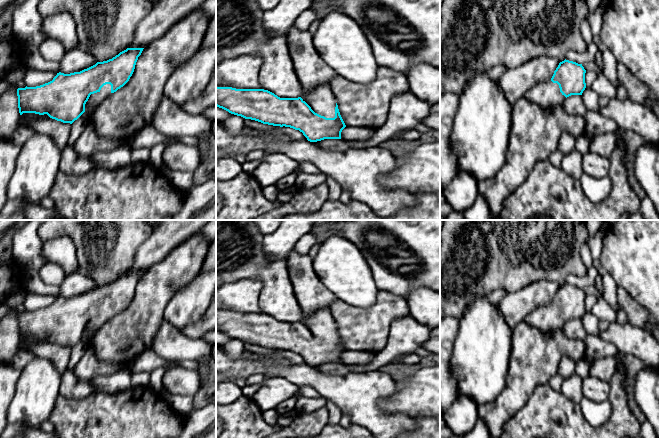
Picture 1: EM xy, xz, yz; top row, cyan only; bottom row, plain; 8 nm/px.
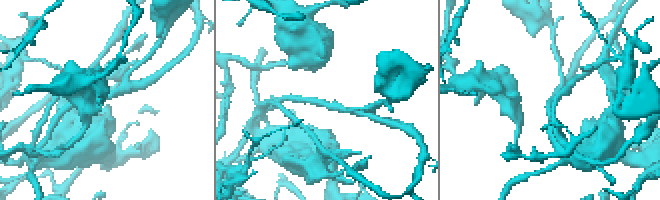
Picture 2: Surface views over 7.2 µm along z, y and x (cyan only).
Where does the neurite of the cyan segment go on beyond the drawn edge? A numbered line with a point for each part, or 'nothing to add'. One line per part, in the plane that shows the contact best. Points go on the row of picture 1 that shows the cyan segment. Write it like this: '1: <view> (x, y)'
1: xz (321, 100)

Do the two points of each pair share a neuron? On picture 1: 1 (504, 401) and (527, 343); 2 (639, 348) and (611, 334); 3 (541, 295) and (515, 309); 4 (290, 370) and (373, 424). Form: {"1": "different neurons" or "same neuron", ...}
{"1": "same neuron", "2": "same neuron", "3": "same neuron", "4": "same neuron"}

